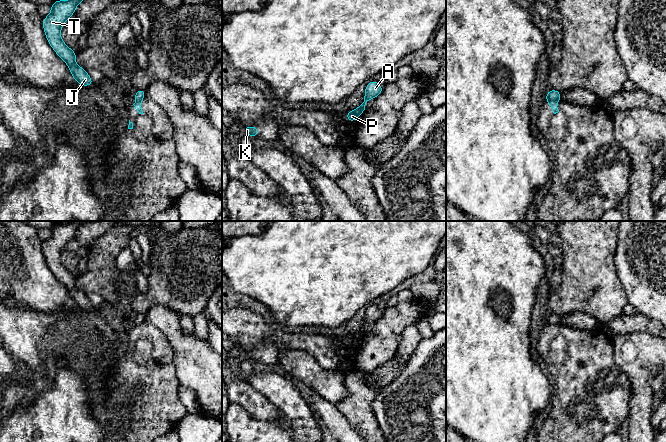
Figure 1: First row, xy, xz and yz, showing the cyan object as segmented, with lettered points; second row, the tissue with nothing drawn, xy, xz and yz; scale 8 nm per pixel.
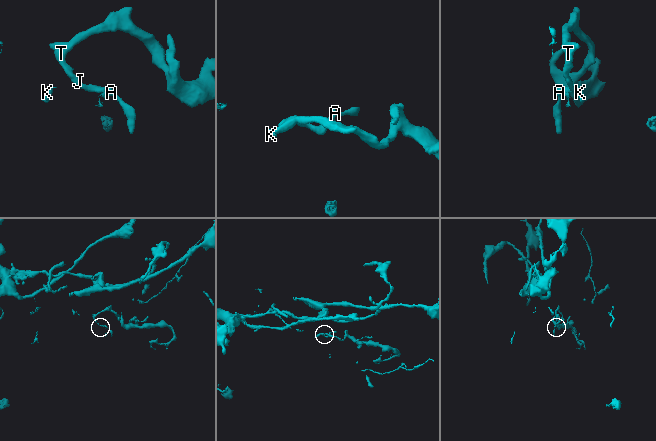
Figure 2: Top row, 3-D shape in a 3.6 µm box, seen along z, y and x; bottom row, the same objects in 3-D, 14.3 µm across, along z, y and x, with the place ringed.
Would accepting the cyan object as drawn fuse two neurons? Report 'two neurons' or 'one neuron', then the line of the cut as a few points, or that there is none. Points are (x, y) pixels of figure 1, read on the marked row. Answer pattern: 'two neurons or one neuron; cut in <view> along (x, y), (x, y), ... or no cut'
two neurons; cut in yz along (559, 99), (548, 101)

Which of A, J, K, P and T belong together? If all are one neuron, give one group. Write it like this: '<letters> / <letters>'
A J P T / K

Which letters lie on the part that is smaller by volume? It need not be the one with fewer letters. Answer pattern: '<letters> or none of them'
A, J, P, T

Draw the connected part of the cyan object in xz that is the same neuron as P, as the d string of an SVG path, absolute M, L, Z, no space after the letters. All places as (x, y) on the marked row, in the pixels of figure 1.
M376 80L370 81L365 88L365 95L362 103L355 110L348 111L345 119L351 122L356 122L357 118L362 114L363 103L370 99L375 99L383 92L384 86L380 86Z

